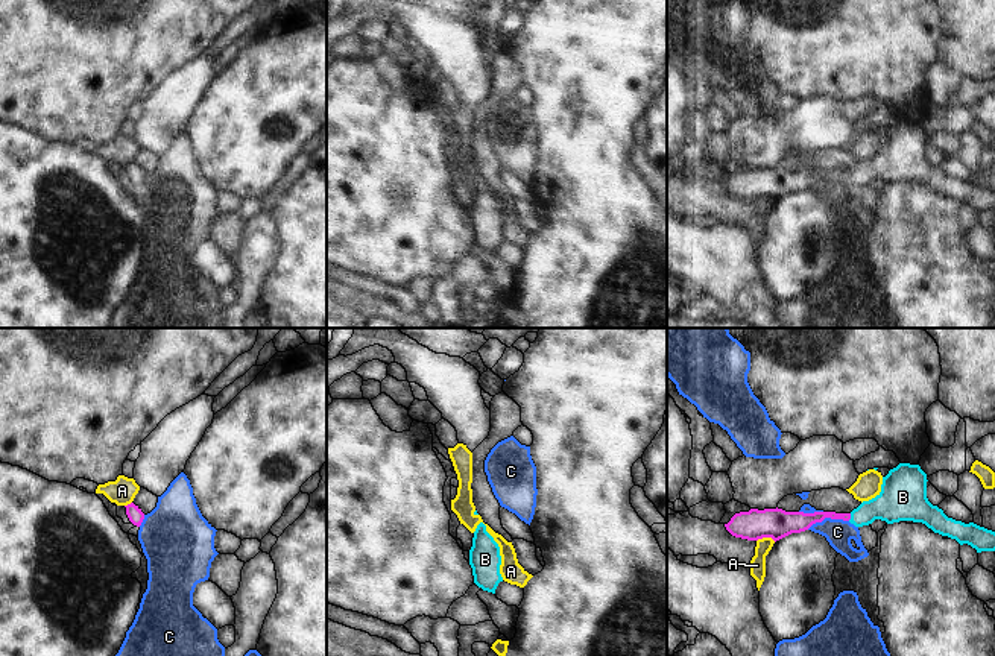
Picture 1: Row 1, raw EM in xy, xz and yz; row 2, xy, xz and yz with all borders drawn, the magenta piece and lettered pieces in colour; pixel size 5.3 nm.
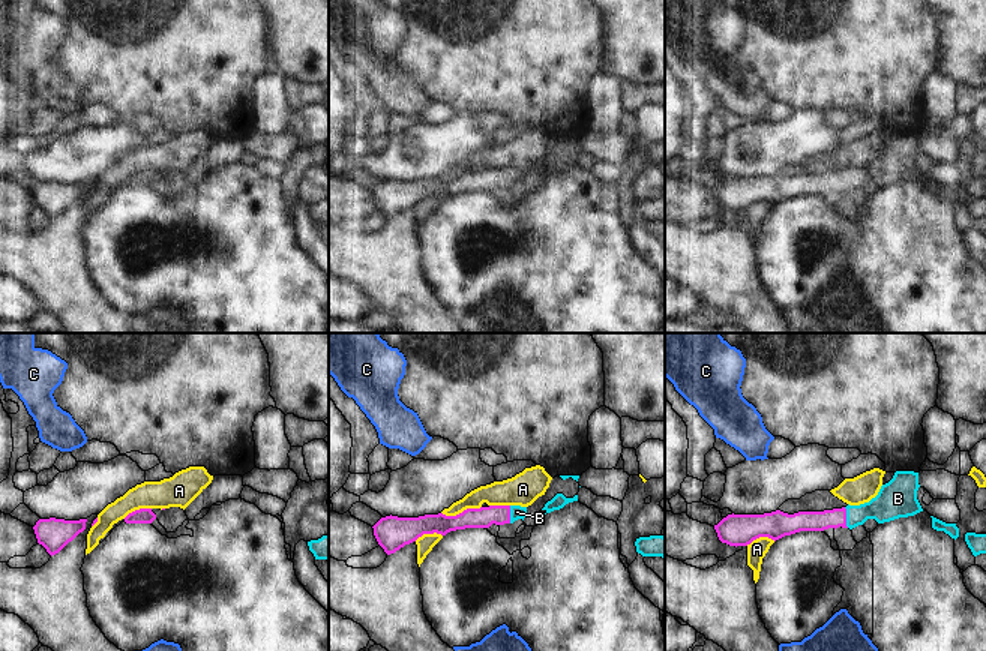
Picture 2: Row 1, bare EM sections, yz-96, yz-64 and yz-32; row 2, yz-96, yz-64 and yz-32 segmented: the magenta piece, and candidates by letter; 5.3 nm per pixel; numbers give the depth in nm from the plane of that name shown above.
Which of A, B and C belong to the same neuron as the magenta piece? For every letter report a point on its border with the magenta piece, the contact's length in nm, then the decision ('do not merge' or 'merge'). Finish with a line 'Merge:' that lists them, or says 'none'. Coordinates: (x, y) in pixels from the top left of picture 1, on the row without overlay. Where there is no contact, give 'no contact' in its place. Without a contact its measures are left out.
A: meets magenta in yz at (766, 196); contact 100 nm long; do not merge
B: meets magenta in yz at (849, 176); contact 40 nm long; merge
C: meets magenta in yz at (827, 176); contact 220 nm long; do not merge
Merge: B

